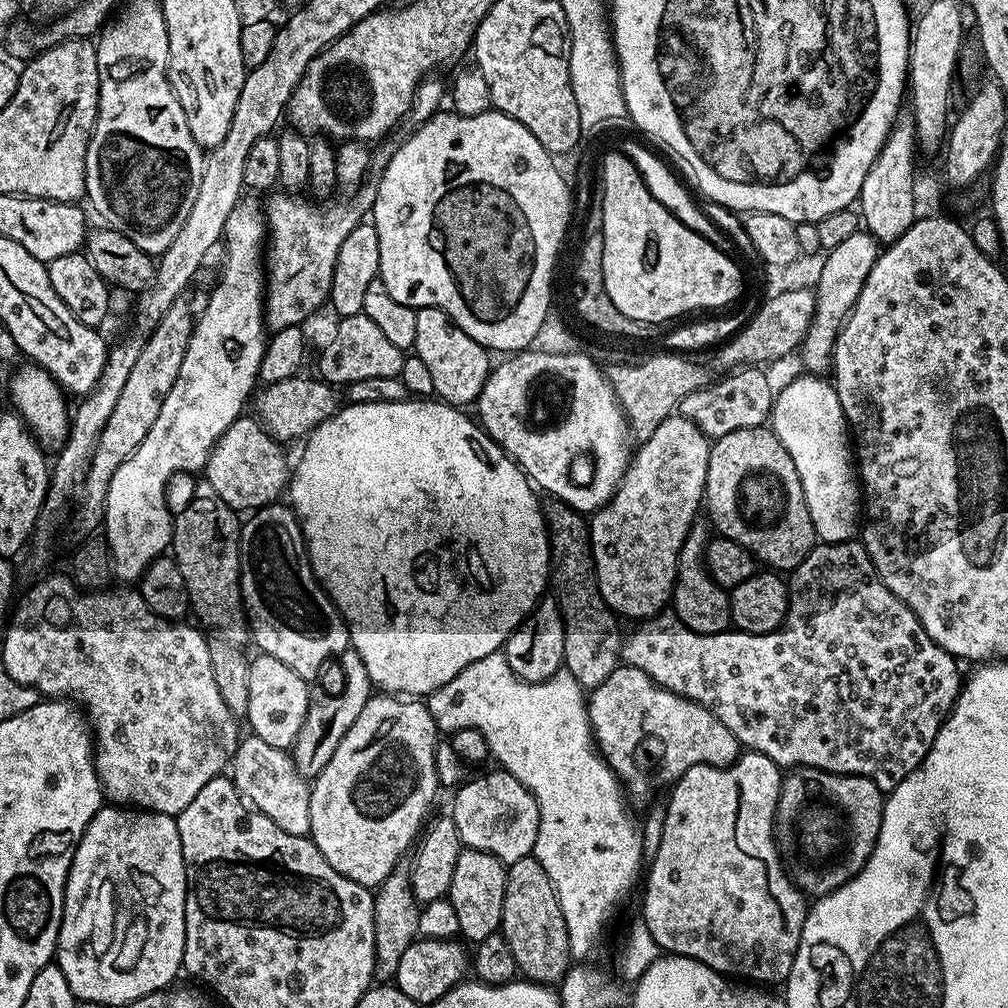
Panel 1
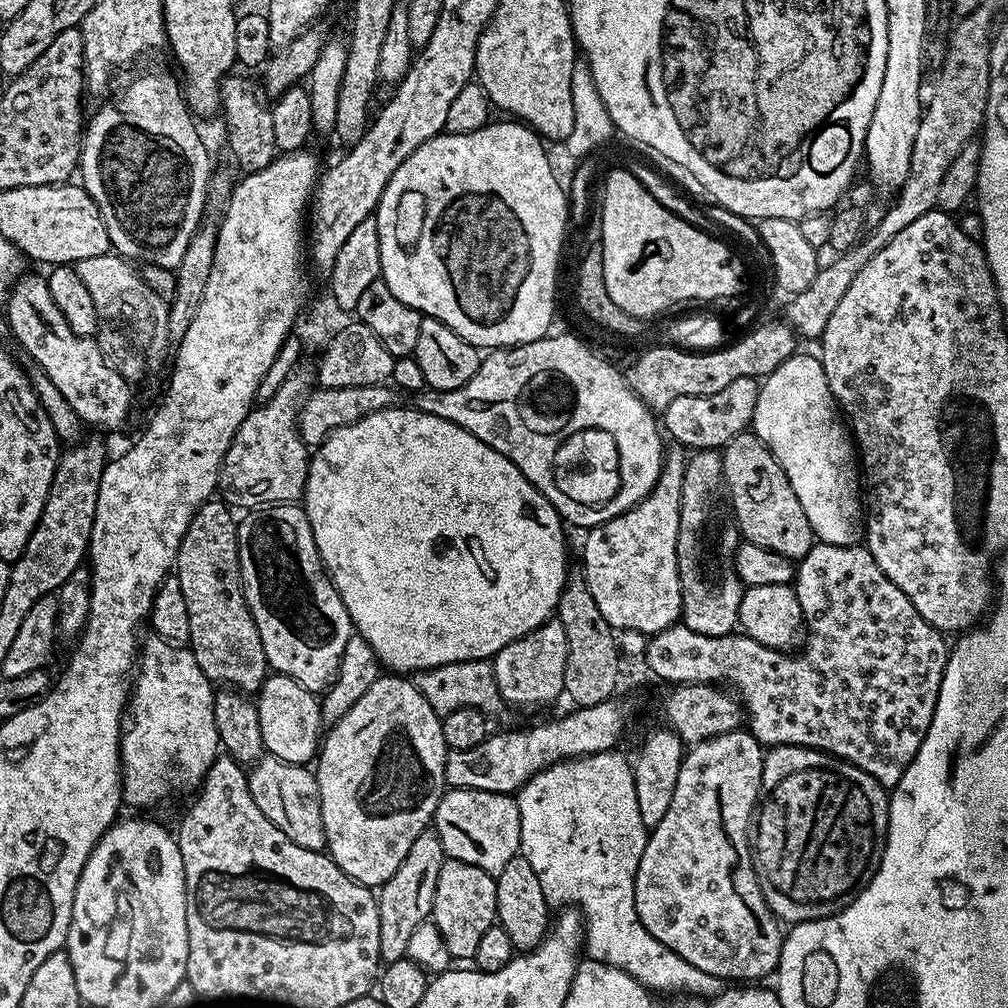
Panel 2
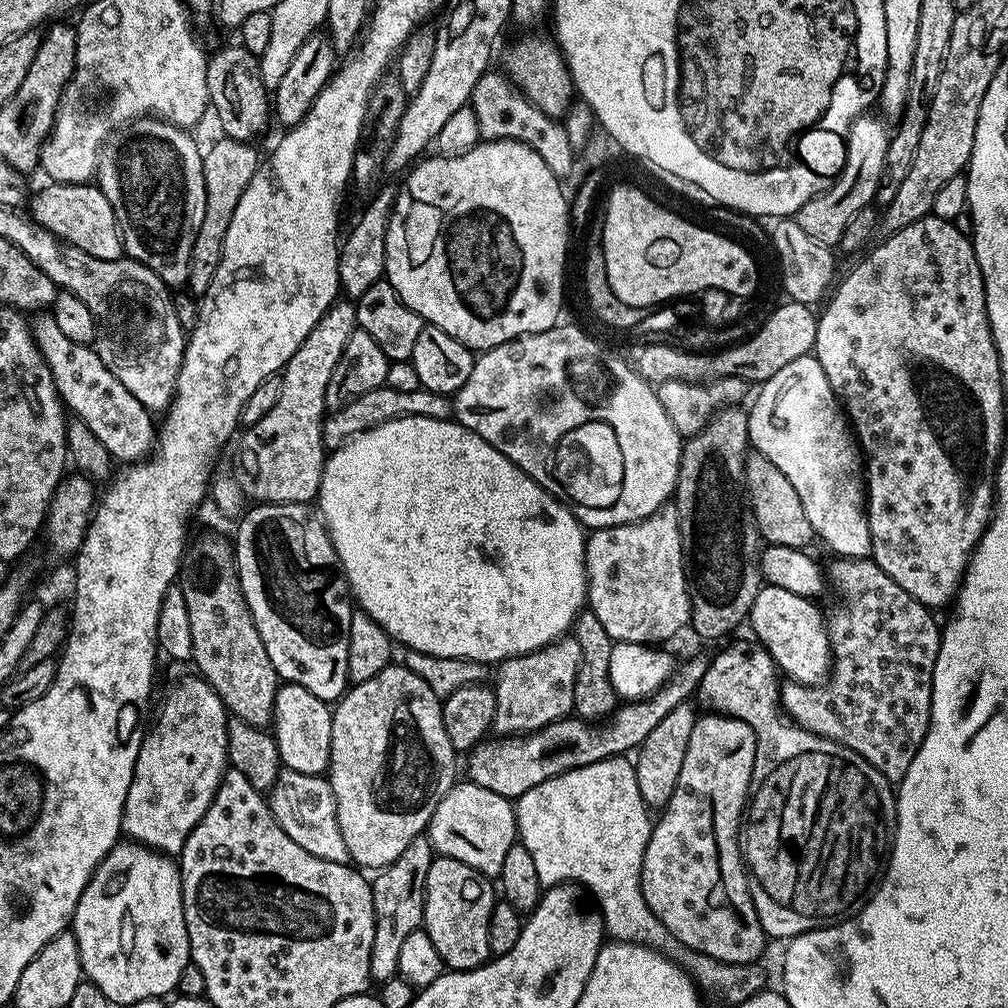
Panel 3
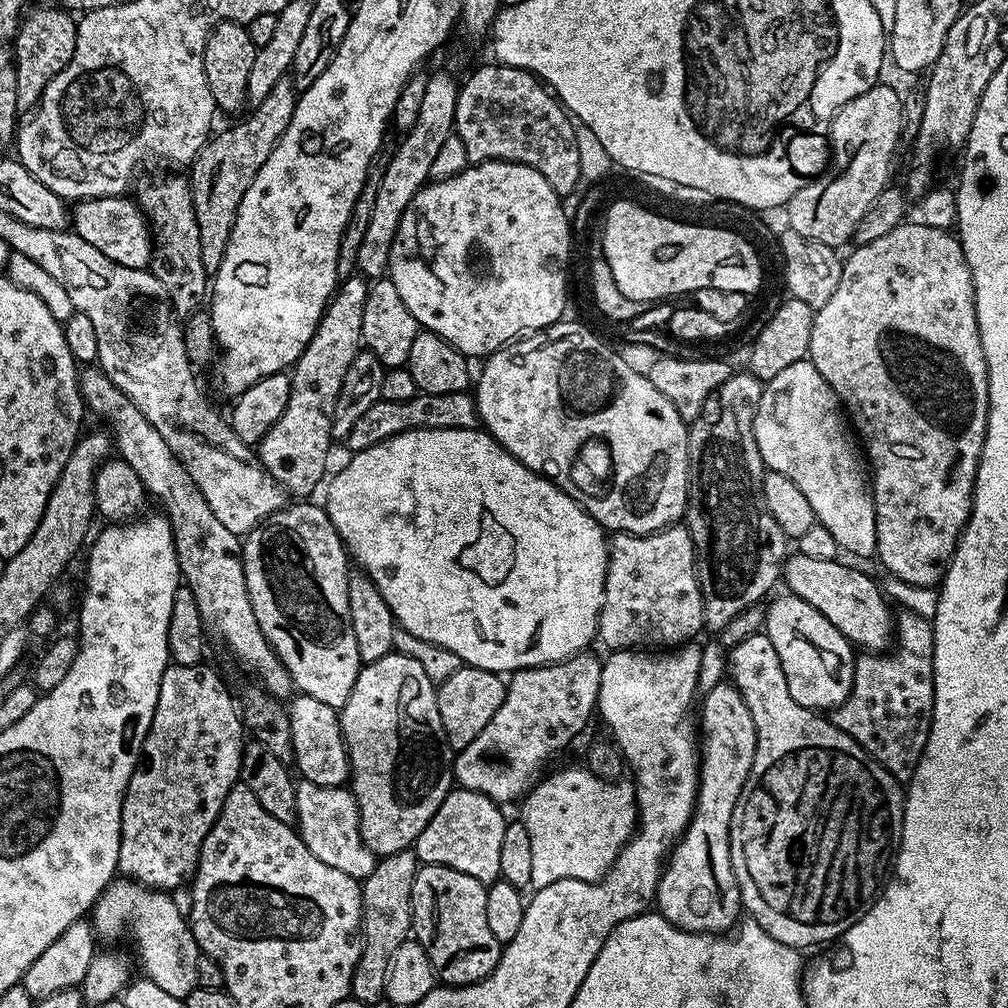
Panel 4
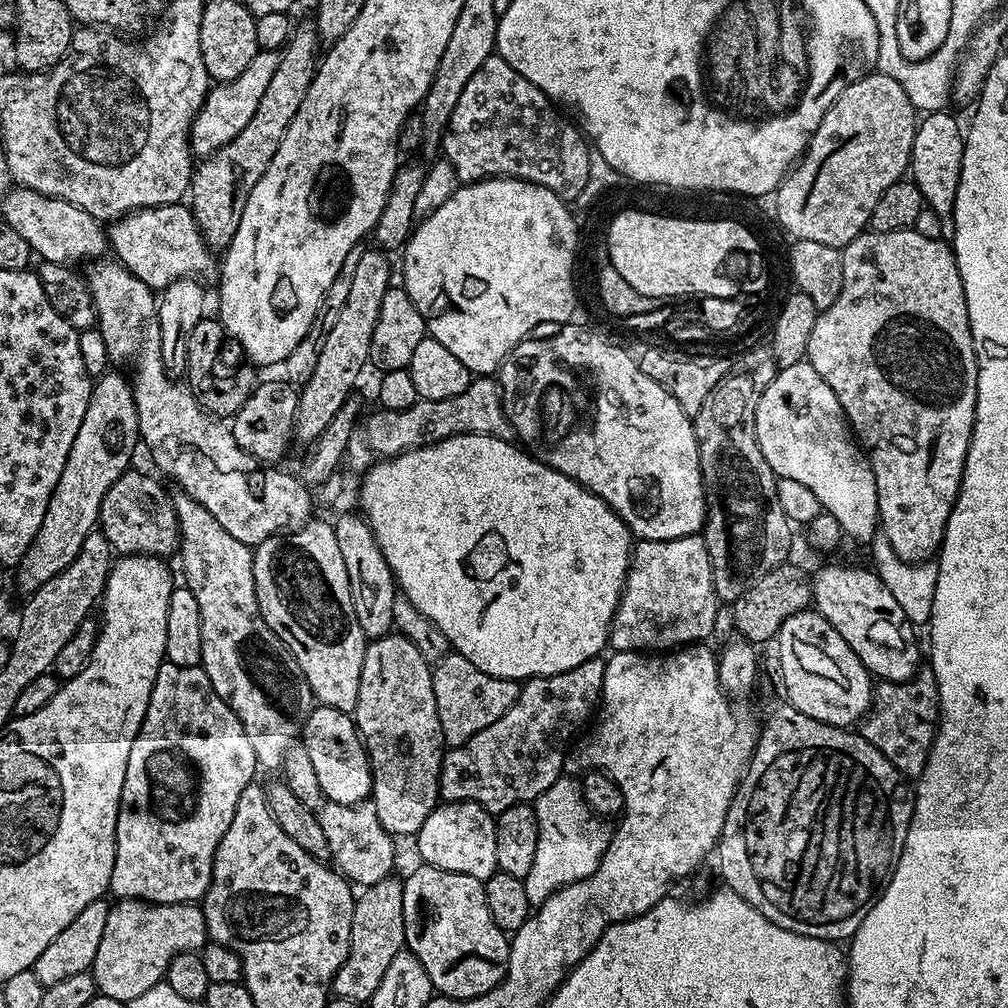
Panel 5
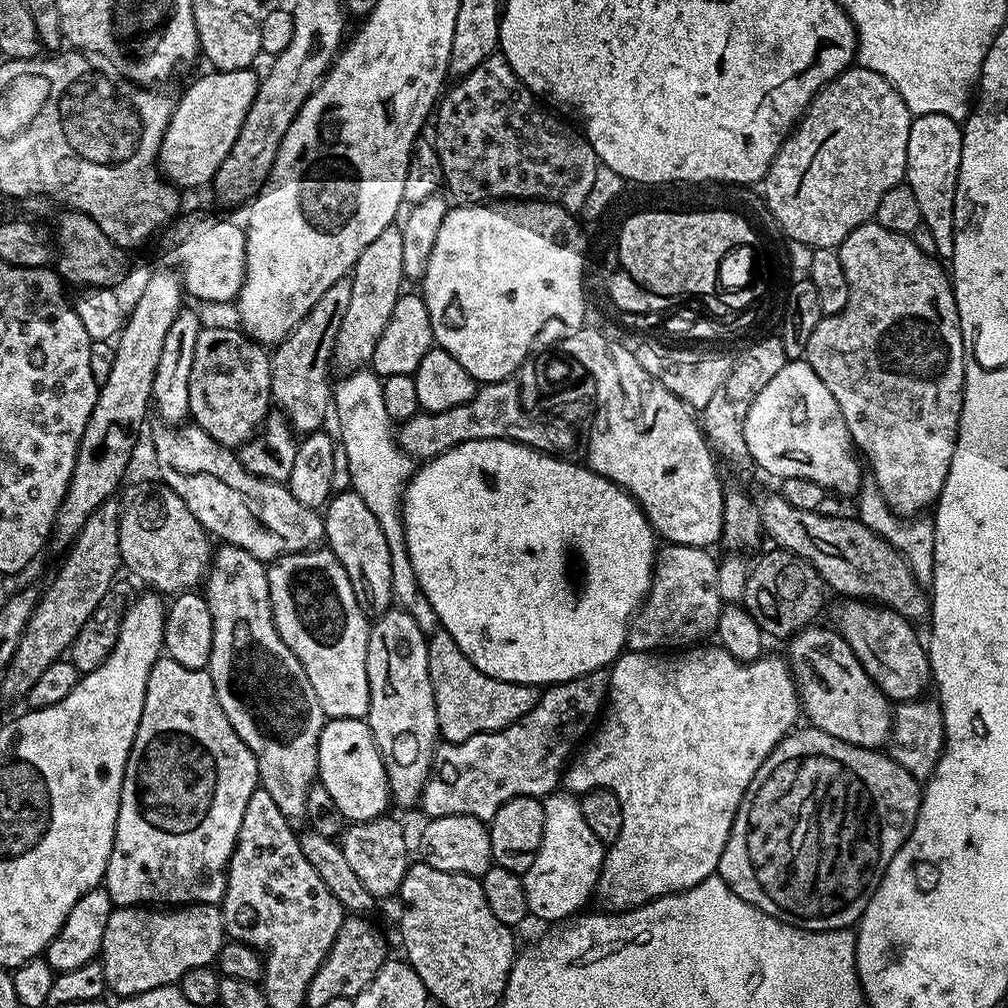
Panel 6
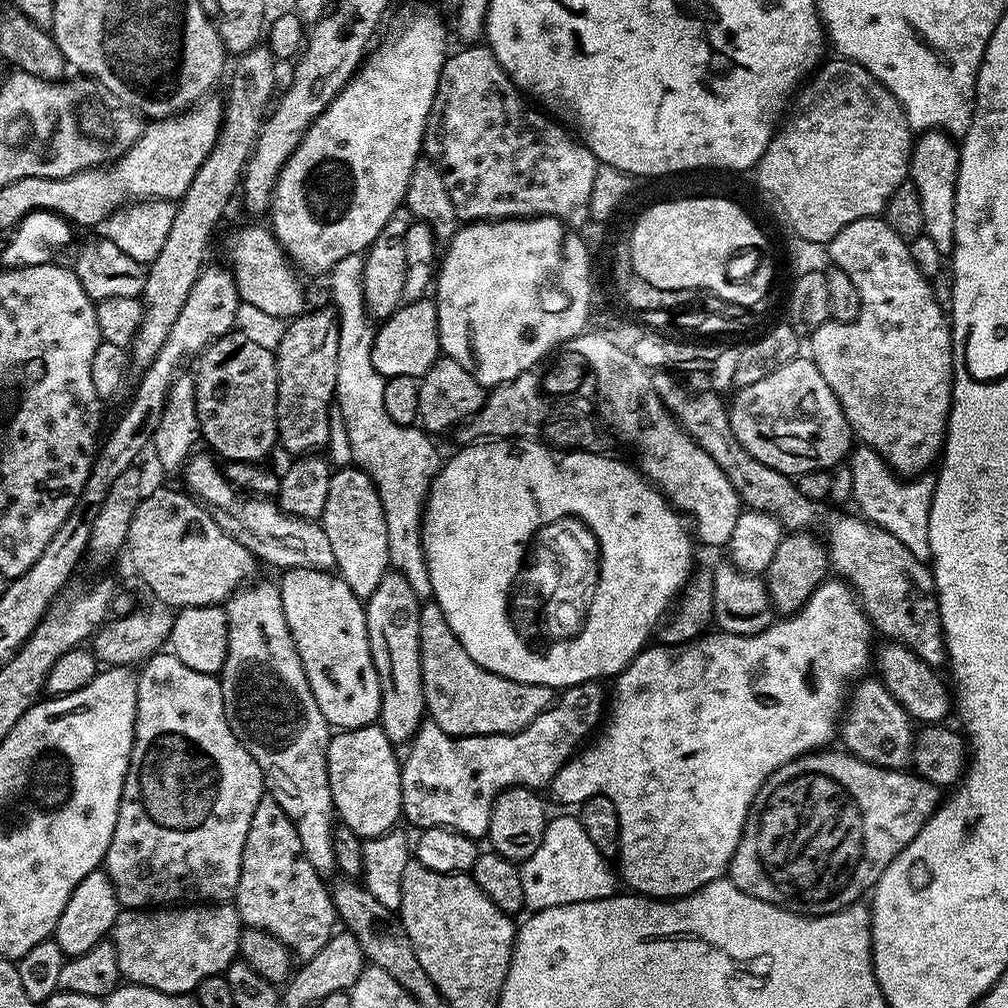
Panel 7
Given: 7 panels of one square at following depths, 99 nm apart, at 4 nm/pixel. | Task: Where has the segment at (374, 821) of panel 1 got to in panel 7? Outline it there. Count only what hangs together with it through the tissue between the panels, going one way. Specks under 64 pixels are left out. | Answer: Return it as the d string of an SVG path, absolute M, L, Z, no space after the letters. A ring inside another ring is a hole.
M389 570L378 582L378 590L367 597L364 617L368 627L370 654L380 683L380 719L378 726L394 746L411 741L426 719L418 622L422 601L410 590L410 582L402 574Z

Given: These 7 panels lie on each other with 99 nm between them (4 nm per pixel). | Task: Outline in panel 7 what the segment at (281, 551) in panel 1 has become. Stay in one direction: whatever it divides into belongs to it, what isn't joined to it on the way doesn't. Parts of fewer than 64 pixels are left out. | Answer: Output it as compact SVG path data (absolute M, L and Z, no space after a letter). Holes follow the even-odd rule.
M289 568L281 576L284 577L278 580L278 587L280 589L280 597L282 598L282 610L286 614L286 622L290 626L290 634L294 638L294 646L298 650L302 666L306 670L306 678L310 682L310 690L314 690L314 702L318 702L318 710L322 710L328 725L336 730L364 728L367 724L376 724L380 719L380 683L378 682L378 670L374 670L374 662L370 654L368 627L364 617L365 605L362 603L361 597L356 596L354 590L350 590L350 586L346 586L346 582L332 570L323 572L313 568Z

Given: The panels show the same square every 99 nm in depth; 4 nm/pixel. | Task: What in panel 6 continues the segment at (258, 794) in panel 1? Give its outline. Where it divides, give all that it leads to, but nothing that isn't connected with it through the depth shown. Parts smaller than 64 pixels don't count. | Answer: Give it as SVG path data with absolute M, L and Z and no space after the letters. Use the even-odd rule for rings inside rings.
M385 814L376 820L349 823L338 840L342 854L346 854L346 862L350 862L354 874L358 874L362 881L362 886L366 886L366 890L370 890L370 894L377 898L395 897L410 867L404 828L390 817L391 815Z

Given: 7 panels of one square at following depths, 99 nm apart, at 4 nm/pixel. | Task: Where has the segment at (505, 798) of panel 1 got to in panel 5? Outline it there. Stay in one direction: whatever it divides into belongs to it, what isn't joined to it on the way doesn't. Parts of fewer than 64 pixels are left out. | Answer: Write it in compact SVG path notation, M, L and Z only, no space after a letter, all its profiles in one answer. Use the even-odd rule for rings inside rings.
M466 802L441 803L422 822L414 837L420 860L425 864L450 870L458 874L470 874L470 878L485 881L496 871L498 862L498 842L496 841L496 822L493 813L487 812L480 804Z

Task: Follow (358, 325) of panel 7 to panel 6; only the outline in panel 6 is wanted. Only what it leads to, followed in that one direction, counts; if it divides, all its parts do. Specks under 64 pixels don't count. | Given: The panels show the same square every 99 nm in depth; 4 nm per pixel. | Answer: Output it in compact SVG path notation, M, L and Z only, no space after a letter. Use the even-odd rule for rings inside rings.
M356 370L349 380L344 380L334 388L334 418L340 423L339 447L346 450L346 466L350 470L350 488L370 506L370 514L378 518L378 526L382 526L382 534L386 534L386 542L390 546L390 586L392 599L404 609L414 622L418 622L418 630L431 634L440 628L440 620L434 614L434 606L430 606L430 598L422 594L422 586L418 586L418 578L414 575L414 566L410 566L410 554L406 550L406 534L404 519L400 513L400 505L404 498L404 488L412 478L414 471L413 457L407 456L399 446L394 421L386 414L386 405L382 403L382 380L371 370Z

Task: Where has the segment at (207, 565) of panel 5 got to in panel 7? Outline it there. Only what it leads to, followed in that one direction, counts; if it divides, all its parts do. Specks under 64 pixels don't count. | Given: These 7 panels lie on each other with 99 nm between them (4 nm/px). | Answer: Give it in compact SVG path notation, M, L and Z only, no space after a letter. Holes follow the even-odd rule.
M249 582L237 588L236 593L233 596L229 596L223 605L223 610L226 614L226 626L228 627L228 645L226 646L226 662L218 673L218 679L222 686L222 702L226 710L226 718L230 722L230 730L234 730L234 734L242 742L242 746L246 746L246 750L250 750L254 762L258 762L260 772L264 775L264 786L267 795L272 796L274 802L278 802L278 806L282 806L282 810L286 810L286 818L290 818L290 822L294 822L294 830L298 830L298 842L302 842L302 854L310 862L310 866L314 866L314 870L321 874L327 874L327 872L335 873L337 866L334 856L334 838L332 837L334 809L332 807L332 795L330 794L330 782L328 781L330 725L326 722L322 710L318 710L318 702L314 702L314 690L310 690L310 682L306 678L306 670L302 666L300 655L294 646L294 638L290 634L290 626L286 622L286 614L282 610L282 598L280 597L279 587L275 583L256 583Z

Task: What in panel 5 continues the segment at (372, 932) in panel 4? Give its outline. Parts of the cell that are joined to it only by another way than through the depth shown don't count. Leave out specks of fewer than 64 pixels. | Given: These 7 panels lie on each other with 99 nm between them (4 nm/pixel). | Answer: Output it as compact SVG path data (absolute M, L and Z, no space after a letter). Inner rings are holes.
M395 875L382 878L382 882L374 882L363 889L364 893L356 896L354 918L350 930L350 950L346 954L346 962L334 974L331 995L335 998L346 998L358 1006L369 1003L378 990L378 985L386 975L386 969L394 954L404 947L404 881Z

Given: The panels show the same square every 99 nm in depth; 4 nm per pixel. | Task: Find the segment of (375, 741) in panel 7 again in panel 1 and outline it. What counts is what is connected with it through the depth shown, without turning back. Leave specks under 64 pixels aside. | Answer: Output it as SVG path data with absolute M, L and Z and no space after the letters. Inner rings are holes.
M263 654L253 655L250 660L250 706L246 723L249 724L251 735L262 738L262 742L270 742L270 746L291 749L292 744L298 738L298 730L302 730L302 722L306 718L308 698L310 695L309 681L302 679L286 662L278 662L278 658Z

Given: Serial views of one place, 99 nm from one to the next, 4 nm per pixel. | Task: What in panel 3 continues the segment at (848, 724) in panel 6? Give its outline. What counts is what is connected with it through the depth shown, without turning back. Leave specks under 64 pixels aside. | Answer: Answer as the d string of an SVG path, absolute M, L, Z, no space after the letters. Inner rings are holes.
M764 584L748 611L751 635L771 654L777 669L789 681L798 684L823 684L832 671L826 616L812 604L815 603L809 597L790 594L790 590L782 590L782 586Z

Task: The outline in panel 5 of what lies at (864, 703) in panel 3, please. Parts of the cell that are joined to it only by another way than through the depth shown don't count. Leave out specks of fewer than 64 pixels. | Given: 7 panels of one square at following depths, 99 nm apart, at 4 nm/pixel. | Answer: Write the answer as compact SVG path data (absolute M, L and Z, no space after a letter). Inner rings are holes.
M924 666L912 679L900 684L879 681L872 694L872 706L864 713L858 731L870 746L874 746L900 771L901 776L918 778L928 761L939 718L940 695L936 679L931 667Z

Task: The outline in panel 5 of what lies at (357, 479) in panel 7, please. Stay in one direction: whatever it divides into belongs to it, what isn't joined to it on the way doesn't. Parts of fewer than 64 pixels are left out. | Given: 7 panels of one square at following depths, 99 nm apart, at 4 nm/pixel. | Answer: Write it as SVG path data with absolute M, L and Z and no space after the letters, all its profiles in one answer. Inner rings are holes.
M355 515L338 517L334 520L334 527L338 551L342 553L342 563L346 565L346 574L350 578L350 602L354 602L354 618L358 618L358 626L362 626L364 637L373 641L393 631L394 598L398 595L398 589L368 521L363 515Z

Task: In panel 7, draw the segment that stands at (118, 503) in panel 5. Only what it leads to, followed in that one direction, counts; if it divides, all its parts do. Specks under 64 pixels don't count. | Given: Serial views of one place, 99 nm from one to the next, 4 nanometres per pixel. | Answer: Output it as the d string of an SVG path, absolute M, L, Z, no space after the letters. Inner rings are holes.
M156 488L141 499L134 510L134 522L130 522L130 534L126 545L126 556L132 559L135 575L146 582L148 591L153 597L161 600L173 610L190 606L223 605L236 589L249 583L258 567L254 553L246 550L242 542L238 542L212 517L212 513L193 498L187 491L175 492L172 488Z

